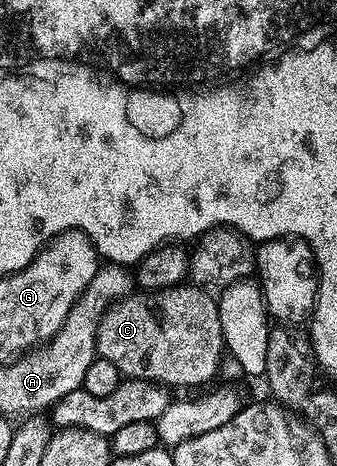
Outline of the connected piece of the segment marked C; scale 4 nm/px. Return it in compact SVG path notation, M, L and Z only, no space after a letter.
M179 284L167 290L135 292L114 303L100 320L97 357L112 360L126 378L146 378L150 382L161 382L167 388L204 385L217 370L219 372L224 358L220 312L215 295L210 294L213 293L209 289L197 284Z

